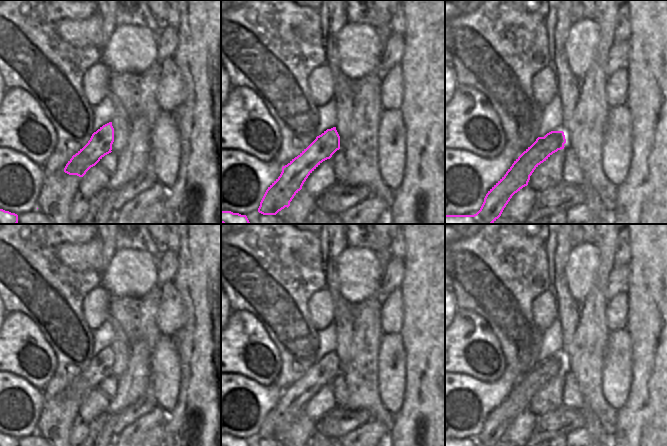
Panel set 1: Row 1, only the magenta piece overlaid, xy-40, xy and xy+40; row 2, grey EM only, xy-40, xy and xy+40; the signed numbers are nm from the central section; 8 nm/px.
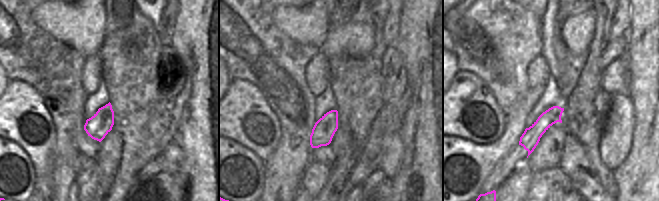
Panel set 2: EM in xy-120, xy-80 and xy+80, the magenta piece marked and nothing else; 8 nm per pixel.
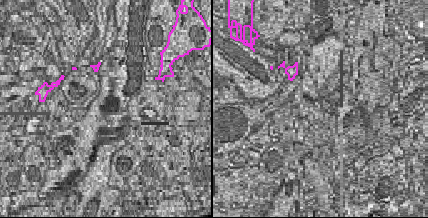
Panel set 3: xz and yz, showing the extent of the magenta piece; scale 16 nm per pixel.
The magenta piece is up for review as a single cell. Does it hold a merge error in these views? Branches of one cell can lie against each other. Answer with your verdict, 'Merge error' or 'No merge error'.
Merge error.

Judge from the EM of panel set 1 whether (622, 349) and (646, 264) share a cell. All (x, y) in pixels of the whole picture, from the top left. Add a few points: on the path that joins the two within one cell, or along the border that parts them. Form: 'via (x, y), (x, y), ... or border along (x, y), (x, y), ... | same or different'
border along (625, 329), (631, 340), (632, 354) | different

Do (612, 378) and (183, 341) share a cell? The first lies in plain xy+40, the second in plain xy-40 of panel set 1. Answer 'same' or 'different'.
different

